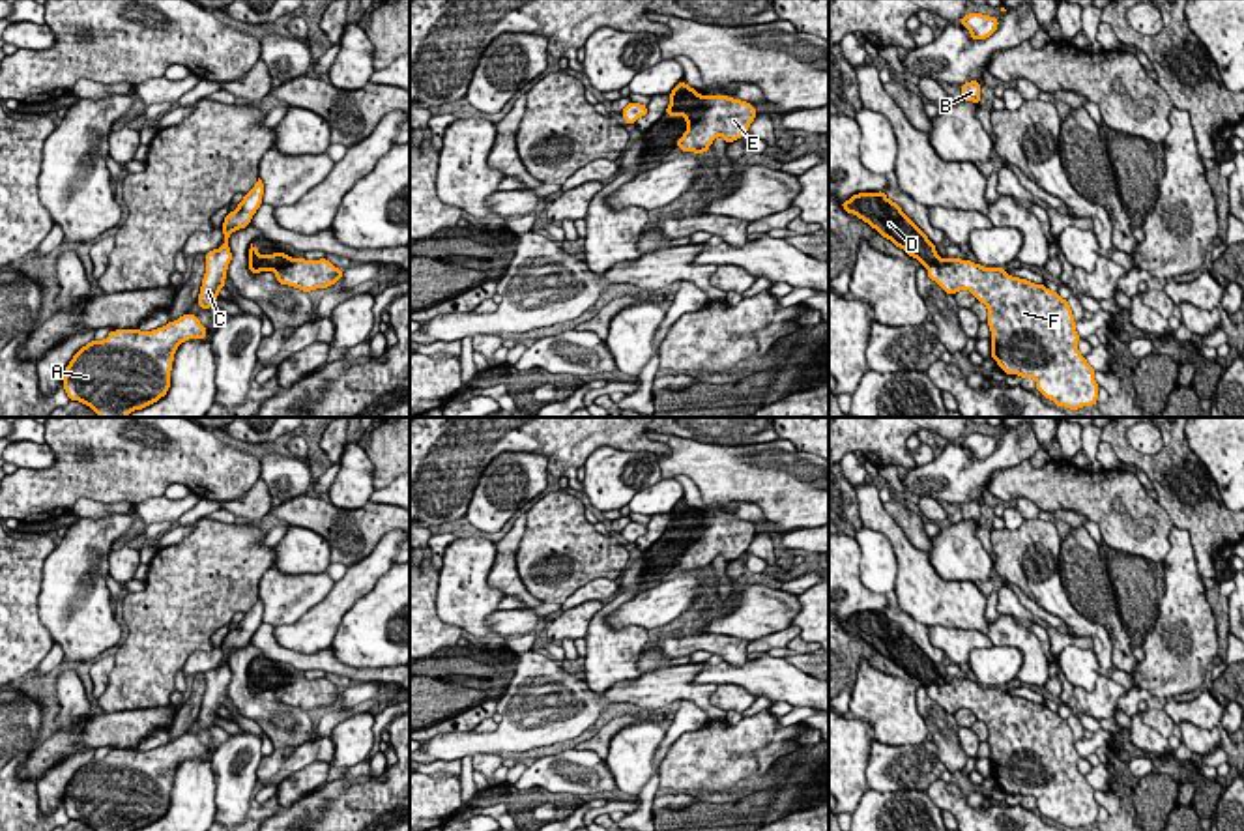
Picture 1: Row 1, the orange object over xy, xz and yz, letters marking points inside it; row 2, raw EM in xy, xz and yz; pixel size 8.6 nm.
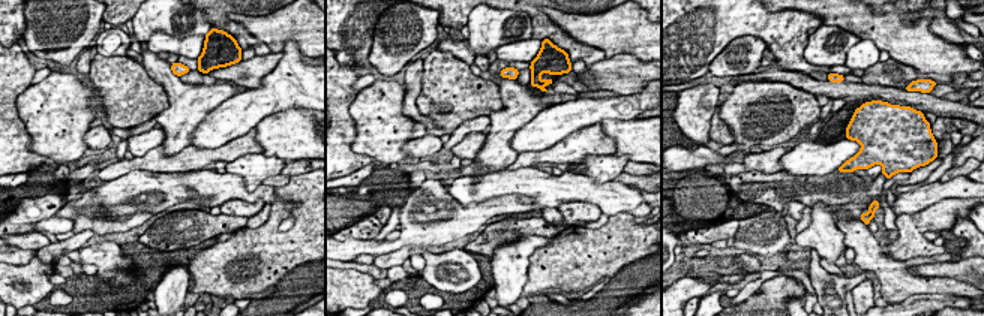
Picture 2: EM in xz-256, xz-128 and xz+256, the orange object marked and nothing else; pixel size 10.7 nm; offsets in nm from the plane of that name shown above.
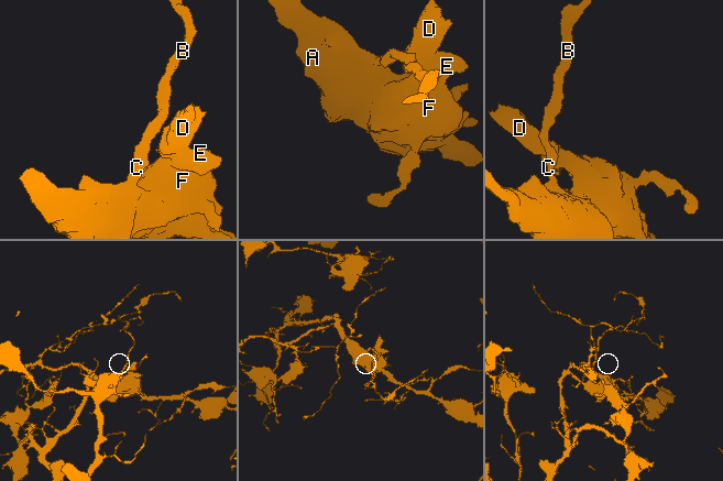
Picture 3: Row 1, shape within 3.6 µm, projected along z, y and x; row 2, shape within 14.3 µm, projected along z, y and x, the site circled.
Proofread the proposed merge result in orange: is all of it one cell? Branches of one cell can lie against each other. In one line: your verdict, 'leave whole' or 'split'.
split

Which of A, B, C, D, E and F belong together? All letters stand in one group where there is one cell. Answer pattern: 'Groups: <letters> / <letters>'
Groups: A B C E F / D

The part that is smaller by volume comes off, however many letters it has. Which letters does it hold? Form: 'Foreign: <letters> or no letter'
Foreign: D

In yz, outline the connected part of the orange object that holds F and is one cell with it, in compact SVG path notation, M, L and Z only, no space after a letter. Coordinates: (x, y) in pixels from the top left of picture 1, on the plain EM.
M962 678L926 689L947 713L969 709L988 726L991 777L1006 794L1034 797L1040 814L1057 825L1096 824L1094 788L1078 769L1072 728L1057 711Z

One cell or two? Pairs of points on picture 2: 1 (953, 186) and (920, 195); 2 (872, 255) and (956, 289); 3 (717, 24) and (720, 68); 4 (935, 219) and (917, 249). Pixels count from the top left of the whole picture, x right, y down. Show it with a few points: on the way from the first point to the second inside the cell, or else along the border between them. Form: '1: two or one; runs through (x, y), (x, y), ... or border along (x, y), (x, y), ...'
1: one; runs through (945, 190), (927, 195)
2: one; runs through (893, 276), (900, 283), (935, 285)
3: two; border along (750, 36), (737, 36), (711, 62), (708, 71)
4: one; runs through (927, 223), (917, 234), (917, 241)

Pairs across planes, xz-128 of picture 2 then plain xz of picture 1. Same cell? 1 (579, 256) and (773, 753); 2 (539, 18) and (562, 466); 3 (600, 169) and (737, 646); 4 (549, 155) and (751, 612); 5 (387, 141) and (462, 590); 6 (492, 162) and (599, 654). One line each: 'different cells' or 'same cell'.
1: different cells
2: same cell
3: different cells
4: same cell
5: same cell
6: same cell

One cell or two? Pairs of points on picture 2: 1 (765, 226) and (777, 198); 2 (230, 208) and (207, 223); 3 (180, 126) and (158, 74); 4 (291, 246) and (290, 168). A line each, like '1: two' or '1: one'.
1: two
2: two
3: one
4: two

